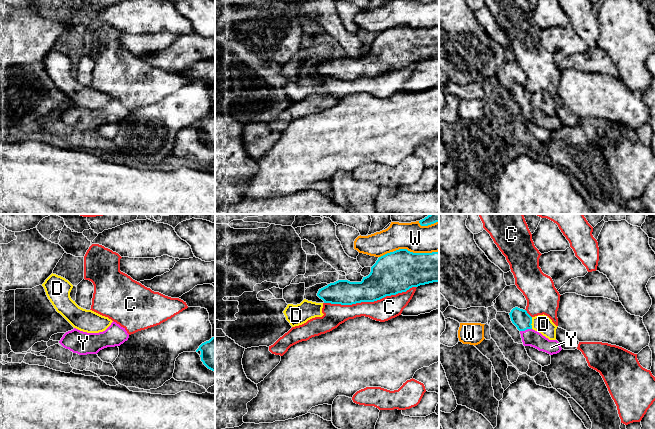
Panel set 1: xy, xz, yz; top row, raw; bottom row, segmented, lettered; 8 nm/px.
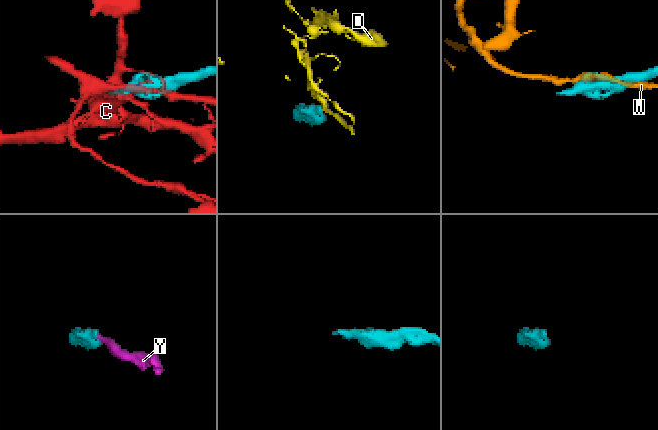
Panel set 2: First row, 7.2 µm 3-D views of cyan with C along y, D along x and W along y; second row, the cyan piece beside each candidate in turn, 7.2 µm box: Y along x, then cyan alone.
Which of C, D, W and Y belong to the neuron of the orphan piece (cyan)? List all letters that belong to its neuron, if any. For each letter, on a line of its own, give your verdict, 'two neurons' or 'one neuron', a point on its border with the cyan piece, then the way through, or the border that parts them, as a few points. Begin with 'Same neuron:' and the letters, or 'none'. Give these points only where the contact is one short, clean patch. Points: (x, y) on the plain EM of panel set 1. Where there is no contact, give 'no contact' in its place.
Same neuron: Y
C: two neurons; meets cyan in xz at (370, 77)
D: two neurons; meets cyan in yz at (531, 99); border along yz (532, 93), (531, 104)
W: two neurons; meets cyan in xz at (416, 29)
Y: one neuron; meets cyan in yz at (525, 105); runs through yz (520, 94), (525, 105), (530, 113)

